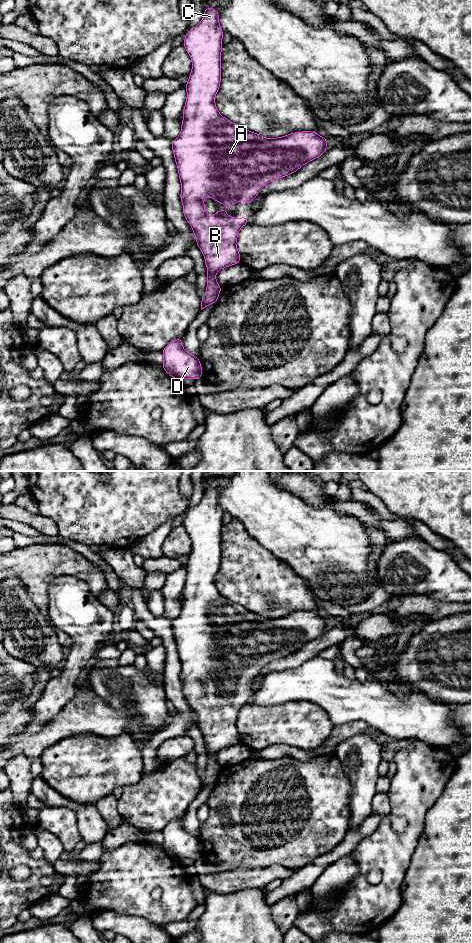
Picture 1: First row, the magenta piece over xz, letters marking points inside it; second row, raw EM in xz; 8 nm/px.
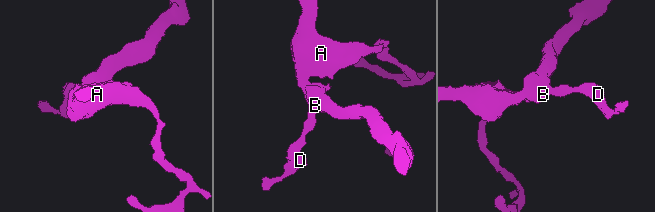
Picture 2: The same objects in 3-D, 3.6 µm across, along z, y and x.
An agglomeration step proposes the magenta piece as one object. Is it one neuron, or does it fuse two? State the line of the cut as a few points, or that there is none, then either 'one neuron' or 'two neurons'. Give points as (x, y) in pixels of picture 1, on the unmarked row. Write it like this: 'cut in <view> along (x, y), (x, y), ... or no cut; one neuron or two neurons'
no cut; one neuron

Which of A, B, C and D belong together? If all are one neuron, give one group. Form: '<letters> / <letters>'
A B C D

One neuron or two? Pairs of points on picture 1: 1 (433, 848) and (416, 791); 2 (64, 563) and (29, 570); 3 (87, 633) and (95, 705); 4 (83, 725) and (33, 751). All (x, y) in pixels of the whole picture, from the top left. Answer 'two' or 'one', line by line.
1: two
2: one
3: two
4: one

